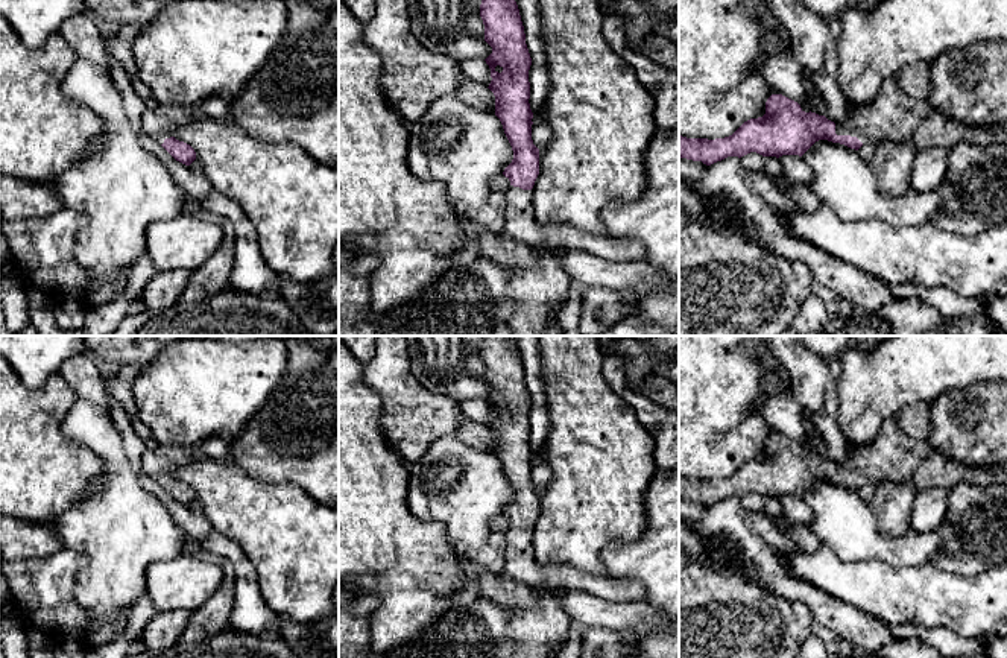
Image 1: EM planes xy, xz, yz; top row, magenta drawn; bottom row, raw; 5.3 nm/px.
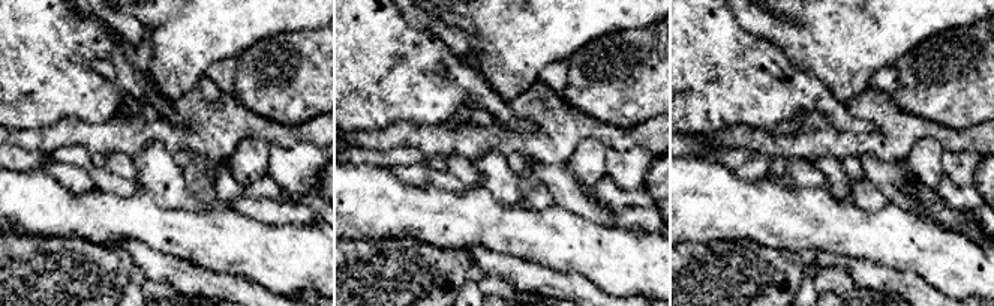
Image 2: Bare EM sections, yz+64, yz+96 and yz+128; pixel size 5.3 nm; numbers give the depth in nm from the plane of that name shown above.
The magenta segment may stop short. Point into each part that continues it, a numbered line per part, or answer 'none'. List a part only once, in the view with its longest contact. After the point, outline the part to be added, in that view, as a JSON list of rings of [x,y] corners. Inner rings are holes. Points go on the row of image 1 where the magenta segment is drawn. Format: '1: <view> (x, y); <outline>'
1: yz (893, 116); [[[893,78],[882,82],[869,105],[851,106],[846,120],[835,125],[835,134],[857,137],[875,147],[885,141],[907,141],[916,149],[1007,144],[1007,123],[975,128],[958,123],[940,114],[927,99],[905,94]]]

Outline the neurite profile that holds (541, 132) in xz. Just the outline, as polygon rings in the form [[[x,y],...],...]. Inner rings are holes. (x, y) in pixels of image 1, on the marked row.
[[[533,123],[532,125],[532,140],[533,144],[541,150],[550,144],[553,138],[553,131],[547,123]]]

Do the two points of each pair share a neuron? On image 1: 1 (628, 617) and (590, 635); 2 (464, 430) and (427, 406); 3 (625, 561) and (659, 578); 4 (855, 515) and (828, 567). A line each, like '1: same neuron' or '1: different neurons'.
1: different neurons
2: different neurons
3: same neuron
4: different neurons

